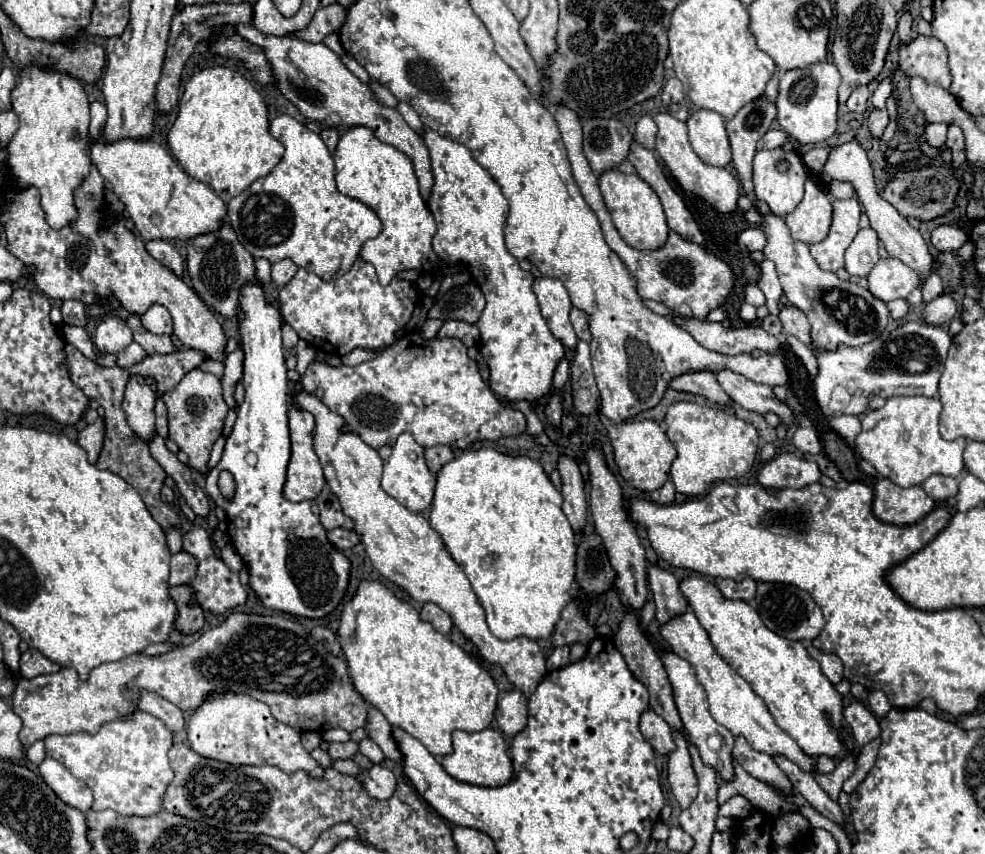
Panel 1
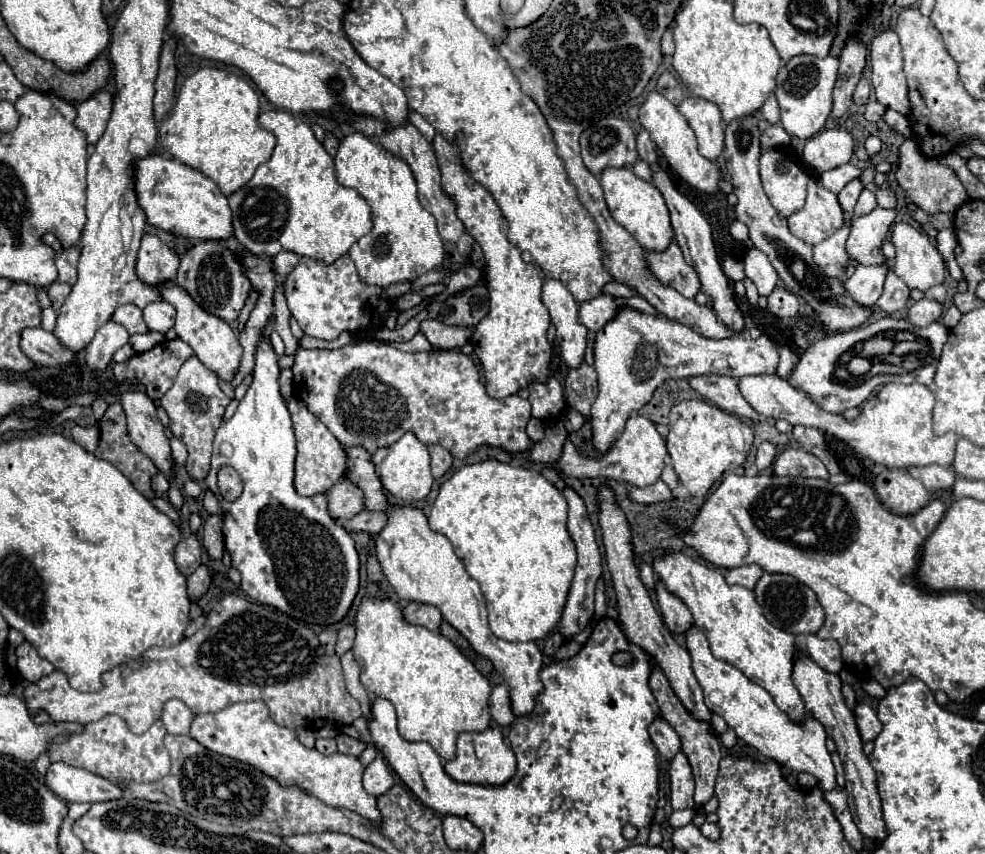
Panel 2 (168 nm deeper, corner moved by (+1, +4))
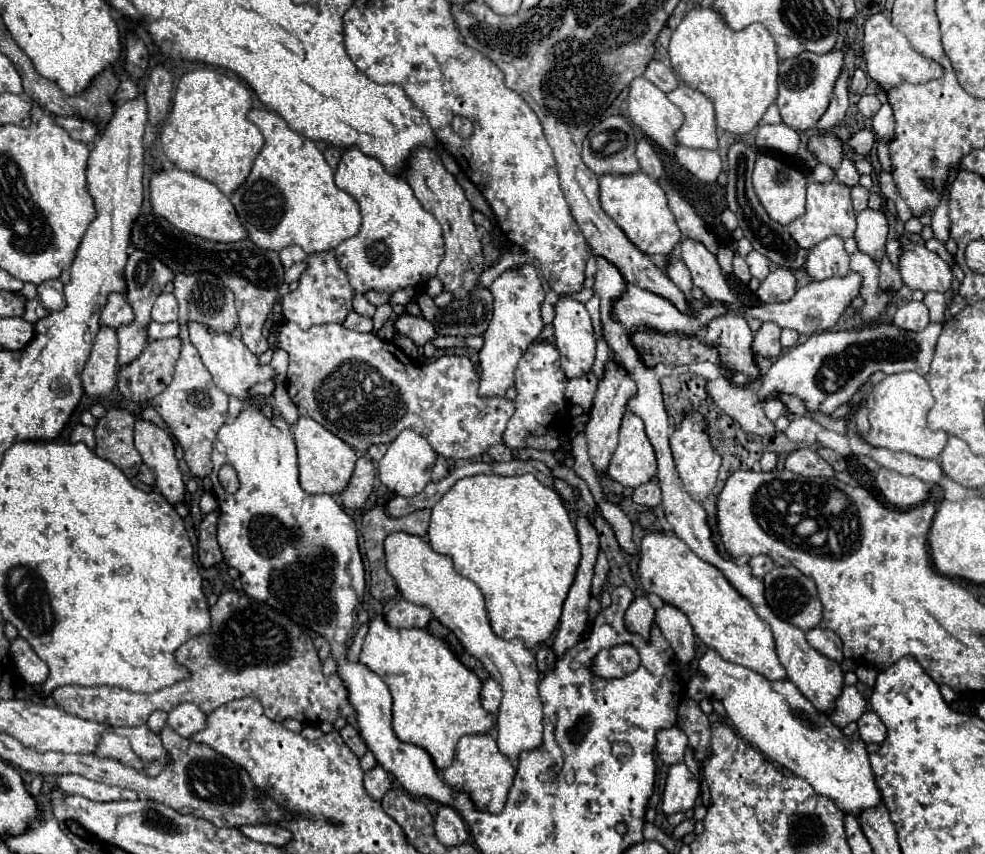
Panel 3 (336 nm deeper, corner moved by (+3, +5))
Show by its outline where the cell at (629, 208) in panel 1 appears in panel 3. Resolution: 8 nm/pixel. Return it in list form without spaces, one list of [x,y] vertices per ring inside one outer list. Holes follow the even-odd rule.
[[[635,172],[627,176],[603,174],[599,178],[601,188],[601,206],[611,216],[611,220],[627,234],[627,238],[645,254],[663,254],[667,256],[673,246],[681,242],[681,230],[675,224],[675,218],[667,206],[663,188],[645,172]]]

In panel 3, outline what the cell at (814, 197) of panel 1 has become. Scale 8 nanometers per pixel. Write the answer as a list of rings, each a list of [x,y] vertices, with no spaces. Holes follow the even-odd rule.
[[[837,180],[827,182],[827,184],[817,184],[817,182],[807,184],[807,210],[803,216],[793,220],[787,228],[791,236],[795,238],[795,242],[805,250],[813,248],[815,244],[819,244],[821,240],[833,234],[841,238],[851,238],[855,234],[855,210],[851,206],[849,188],[841,186]]]

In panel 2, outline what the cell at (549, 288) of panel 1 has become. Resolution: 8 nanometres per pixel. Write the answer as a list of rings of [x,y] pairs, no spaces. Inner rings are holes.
[[[549,279],[543,285],[543,303],[557,329],[557,345],[563,363],[571,369],[579,367],[587,349],[587,329],[579,323],[577,301],[561,281]]]

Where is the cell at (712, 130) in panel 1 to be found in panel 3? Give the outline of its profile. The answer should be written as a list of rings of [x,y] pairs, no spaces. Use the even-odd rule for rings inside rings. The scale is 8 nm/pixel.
[[[685,84],[669,92],[667,98],[677,104],[685,114],[685,122],[677,132],[679,144],[695,150],[717,150],[717,124],[713,102],[705,94]]]

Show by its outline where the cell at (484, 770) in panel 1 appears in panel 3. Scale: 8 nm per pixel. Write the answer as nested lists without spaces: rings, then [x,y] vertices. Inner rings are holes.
[[[491,734],[463,736],[457,744],[453,764],[443,770],[443,780],[449,786],[467,792],[473,798],[475,806],[479,810],[487,810],[487,812],[501,812],[503,810],[509,788],[513,784],[513,776],[515,776],[513,762],[499,752],[497,742]]]

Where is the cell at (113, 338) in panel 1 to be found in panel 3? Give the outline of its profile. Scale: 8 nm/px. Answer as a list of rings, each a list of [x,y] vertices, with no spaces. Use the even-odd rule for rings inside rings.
[[[103,326],[85,362],[81,382],[89,396],[107,396],[117,382],[117,330]]]

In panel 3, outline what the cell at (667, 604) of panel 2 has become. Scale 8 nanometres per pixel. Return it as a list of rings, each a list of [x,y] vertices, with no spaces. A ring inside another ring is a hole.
[[[663,604],[663,608],[655,612],[655,624],[671,644],[677,658],[683,664],[691,662],[695,650],[693,650],[693,628],[689,624],[689,618],[679,608],[671,604]]]

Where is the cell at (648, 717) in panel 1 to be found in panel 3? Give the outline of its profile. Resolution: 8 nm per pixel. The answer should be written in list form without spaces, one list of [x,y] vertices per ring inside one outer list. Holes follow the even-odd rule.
[[[677,726],[657,732],[657,754],[665,764],[683,762],[685,750],[687,750],[687,736]]]

